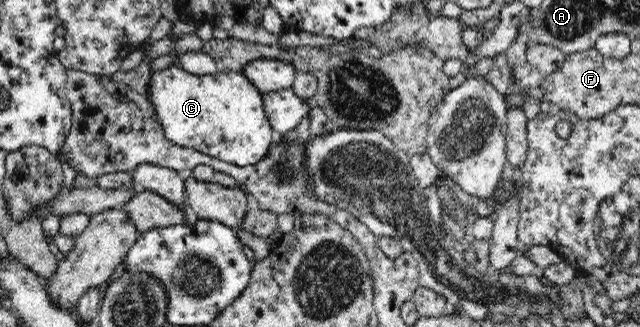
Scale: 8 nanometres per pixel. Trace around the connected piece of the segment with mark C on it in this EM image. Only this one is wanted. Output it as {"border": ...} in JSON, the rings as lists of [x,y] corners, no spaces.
{"border":[[[176,63],[152,72],[148,91],[153,118],[161,125],[165,138],[175,145],[245,167],[261,161],[276,139],[263,109],[262,94],[241,72],[193,75]]]}

